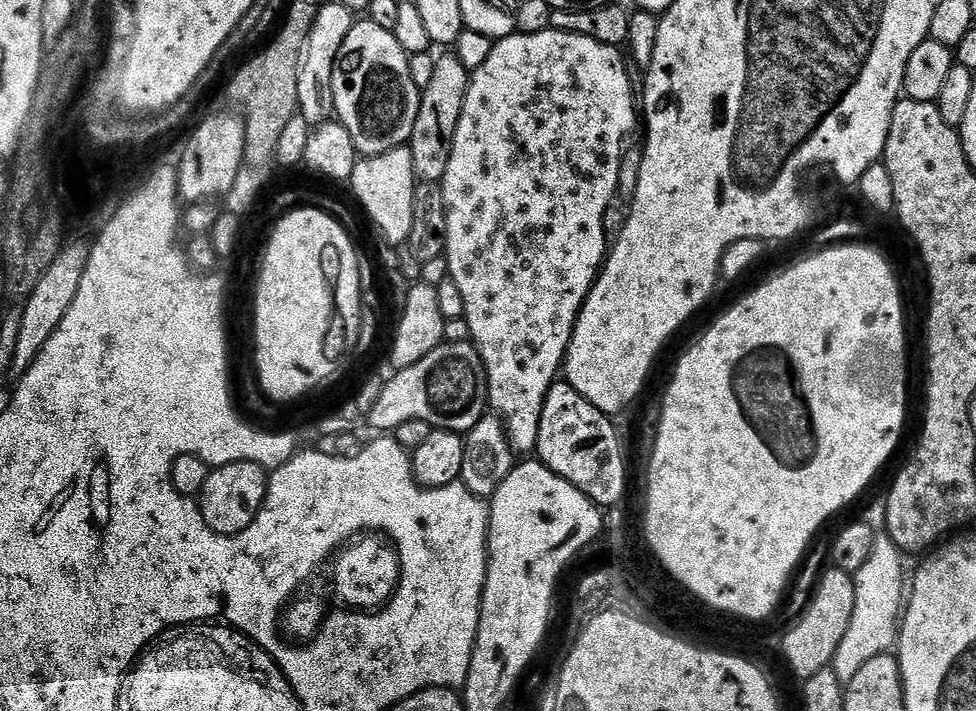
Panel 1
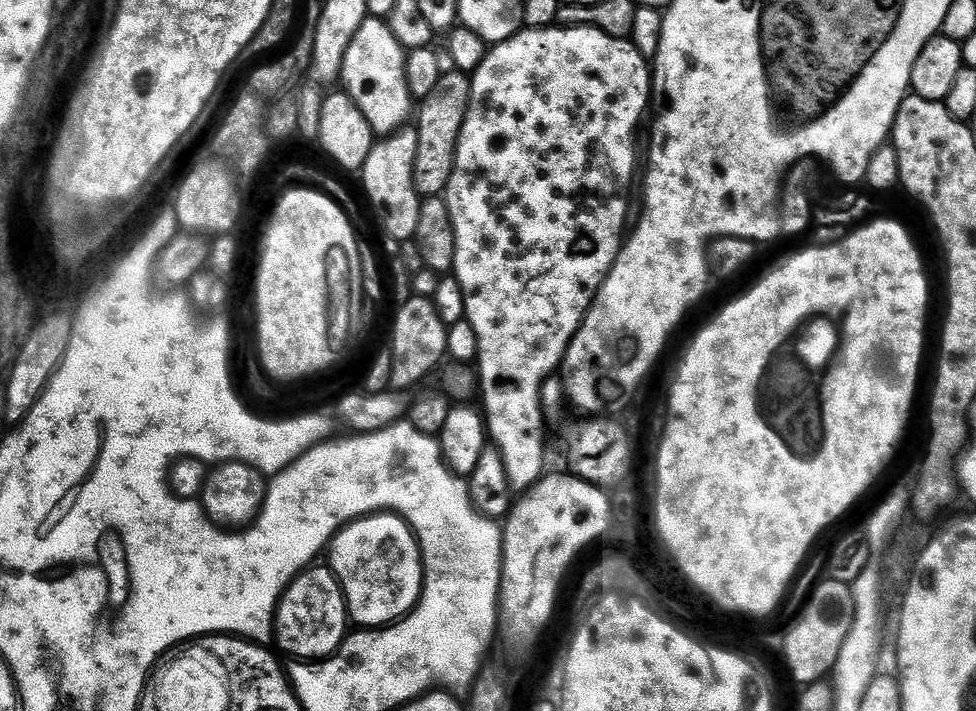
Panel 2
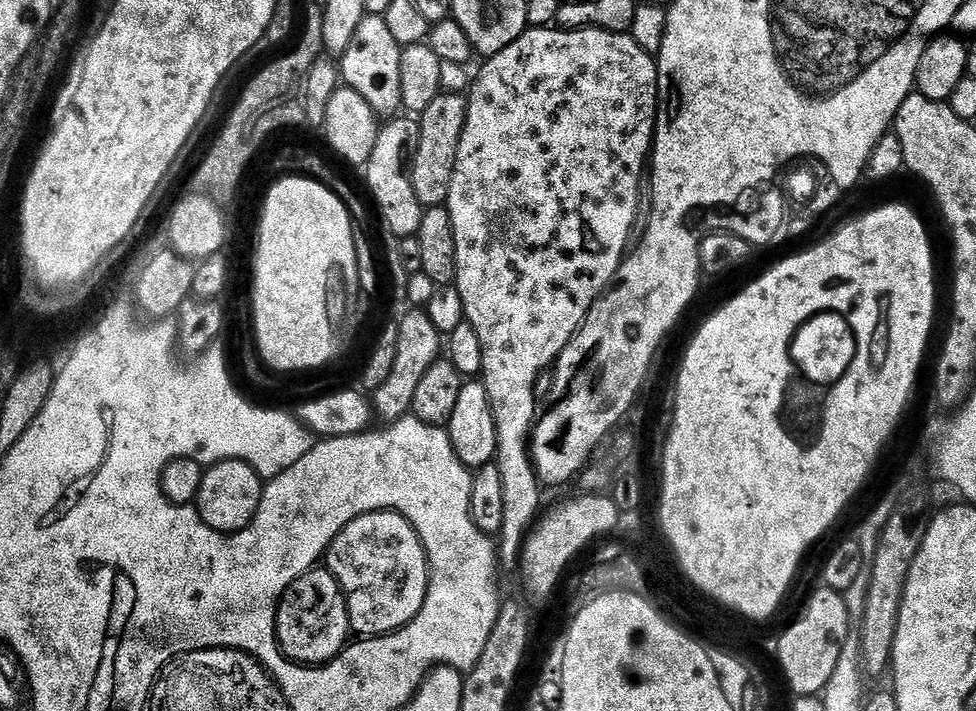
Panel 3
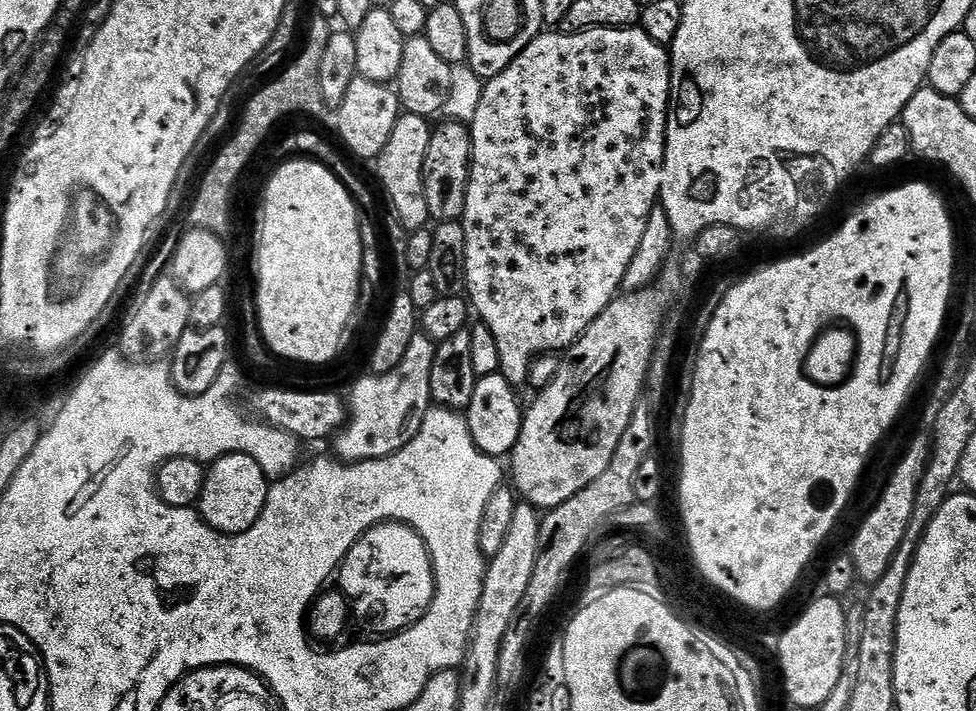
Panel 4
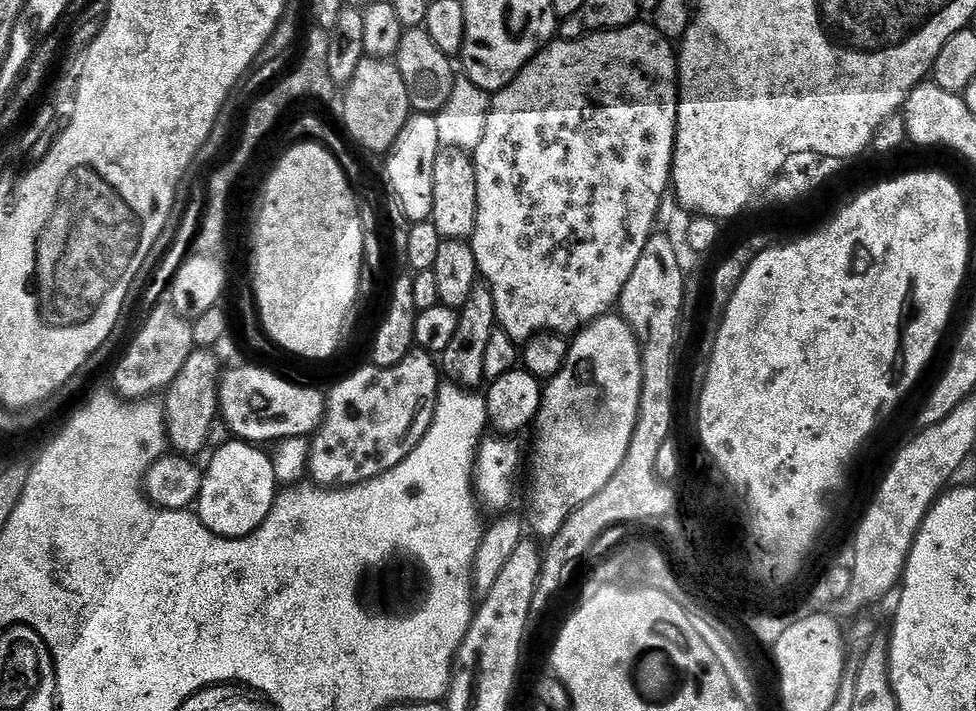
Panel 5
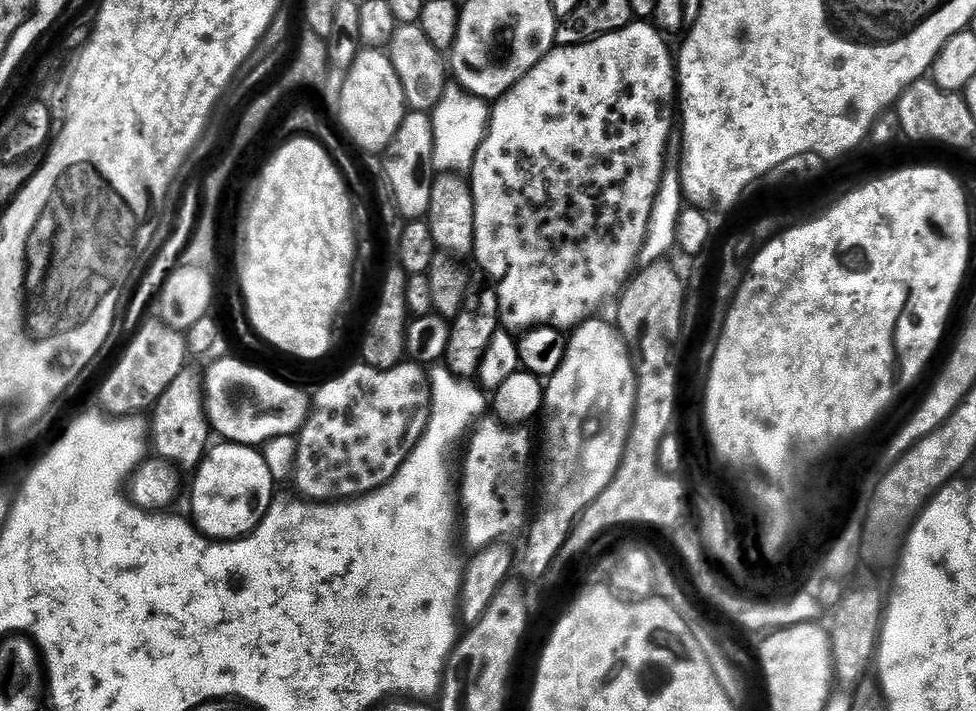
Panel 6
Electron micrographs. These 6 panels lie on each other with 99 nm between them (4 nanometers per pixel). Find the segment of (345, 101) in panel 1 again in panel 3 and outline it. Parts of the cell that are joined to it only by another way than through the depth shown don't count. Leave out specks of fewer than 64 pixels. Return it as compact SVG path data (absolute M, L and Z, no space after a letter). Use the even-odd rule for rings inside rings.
M365 15L364 21L358 26L358 30L354 34L354 38L350 42L350 46L342 53L342 59L339 61L339 75L342 77L343 83L347 87L358 90L358 94L362 94L362 98L366 98L366 102L370 102L370 106L378 114L384 112L392 112L388 114L396 114L401 111L402 101L400 99L400 45L394 42L393 35L386 27L383 15Z

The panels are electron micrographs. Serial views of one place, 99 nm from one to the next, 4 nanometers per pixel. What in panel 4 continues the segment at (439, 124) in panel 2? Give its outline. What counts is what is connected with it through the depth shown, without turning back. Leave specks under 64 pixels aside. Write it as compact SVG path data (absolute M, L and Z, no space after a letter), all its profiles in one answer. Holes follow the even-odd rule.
M448 118L445 124L436 124L432 129L430 146L424 163L424 193L426 210L433 221L460 220L464 214L468 172L472 169L472 134L467 123Z

